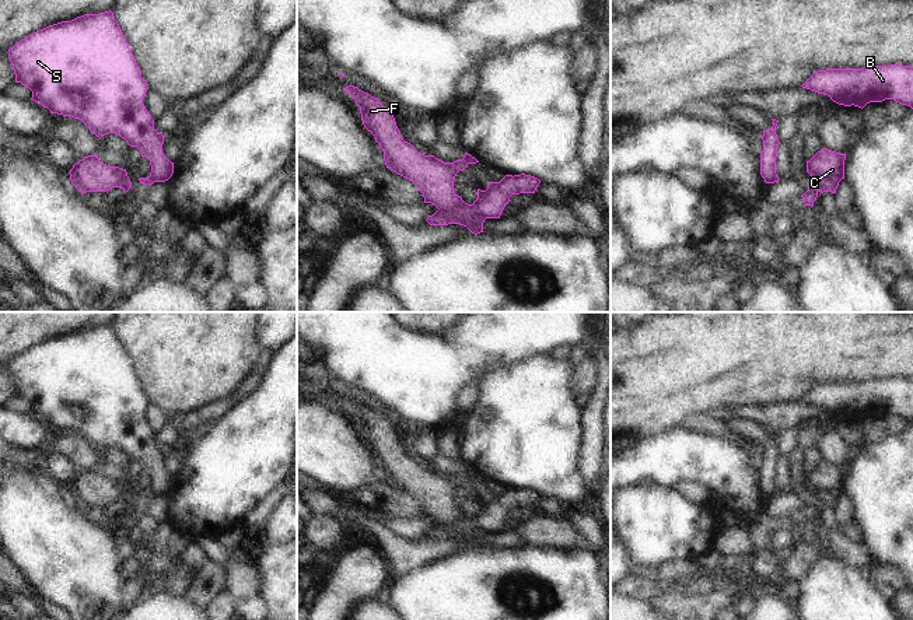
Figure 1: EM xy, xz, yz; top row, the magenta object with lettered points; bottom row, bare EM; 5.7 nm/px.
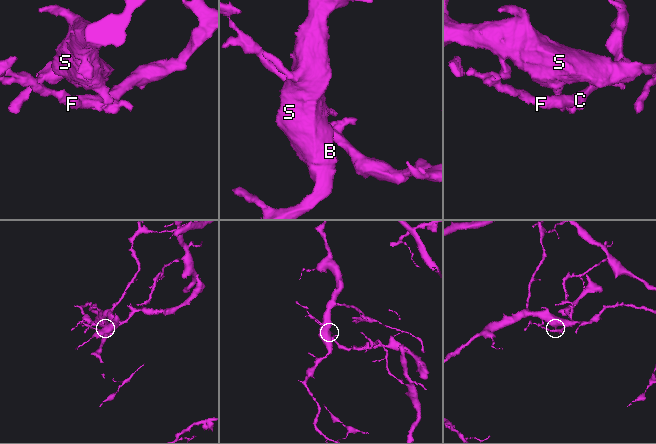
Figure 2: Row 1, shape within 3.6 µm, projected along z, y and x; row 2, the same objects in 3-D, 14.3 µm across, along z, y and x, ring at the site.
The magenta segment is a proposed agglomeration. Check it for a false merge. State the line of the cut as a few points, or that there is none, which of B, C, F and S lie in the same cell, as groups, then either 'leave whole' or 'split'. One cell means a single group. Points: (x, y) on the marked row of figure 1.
cut xy (149, 177), (153, 182); groups B S / C F; split

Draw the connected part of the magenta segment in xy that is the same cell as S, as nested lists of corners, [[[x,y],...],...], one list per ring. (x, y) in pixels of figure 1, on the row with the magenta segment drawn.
[[[113,13],[84,14],[71,21],[62,21],[34,32],[8,49],[8,57],[15,74],[15,83],[21,83],[32,91],[32,101],[48,108],[50,113],[80,119],[91,133],[102,137],[116,133],[130,147],[137,147],[141,157],[150,160],[153,182],[165,182],[174,174],[174,162],[162,153],[164,137],[154,129],[154,119],[147,112],[143,99],[148,90],[147,81],[141,77],[132,49],[113,17]]]

